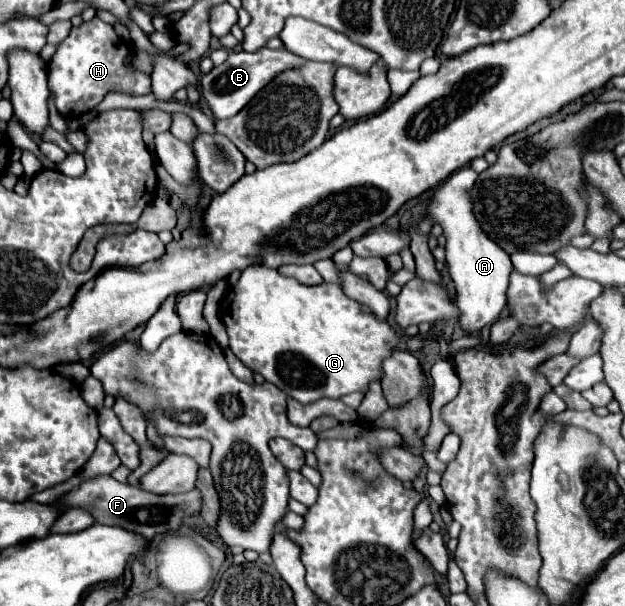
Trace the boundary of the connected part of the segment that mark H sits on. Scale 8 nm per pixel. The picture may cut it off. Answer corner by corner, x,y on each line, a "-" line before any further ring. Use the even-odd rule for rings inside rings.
96,16
91,22
83,22
77,28
71,28
69,36
57,46
51,62
49,62
49,84
55,92
55,106
63,116
77,116
87,110
93,110
109,92
122,92
130,96
151,94
151,76
145,72
132,70
127,66
131,56
131,44
123,42
111,24
99,20

